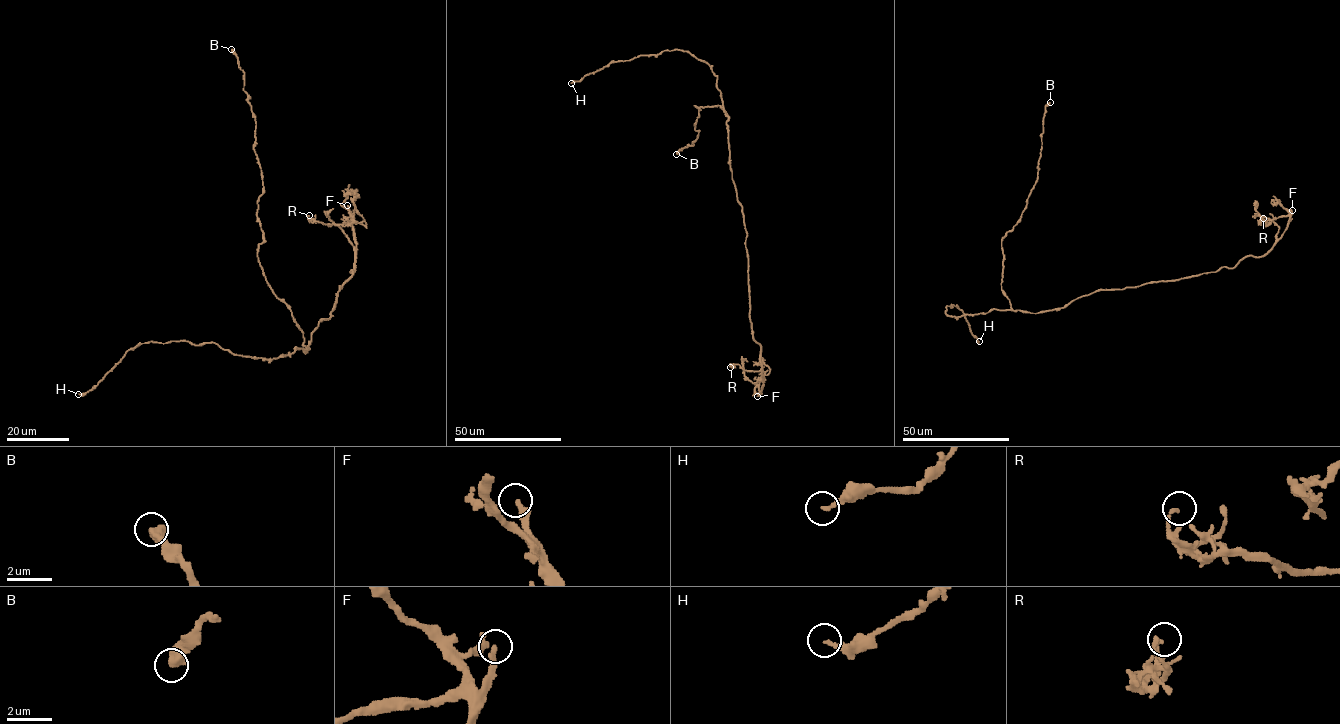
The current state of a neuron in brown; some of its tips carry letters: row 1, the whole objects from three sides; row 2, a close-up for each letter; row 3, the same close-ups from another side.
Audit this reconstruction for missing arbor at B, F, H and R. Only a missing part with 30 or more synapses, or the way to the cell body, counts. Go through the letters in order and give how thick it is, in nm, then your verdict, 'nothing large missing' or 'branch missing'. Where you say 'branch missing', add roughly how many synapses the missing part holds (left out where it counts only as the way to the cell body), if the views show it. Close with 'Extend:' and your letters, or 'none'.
B: 550 nm thick; nothing large missing
F: 280 nm thick; branch missing
H: 170 nm thick; nothing large missing
R: 160 nm thick; nothing large missing
Extend: F

